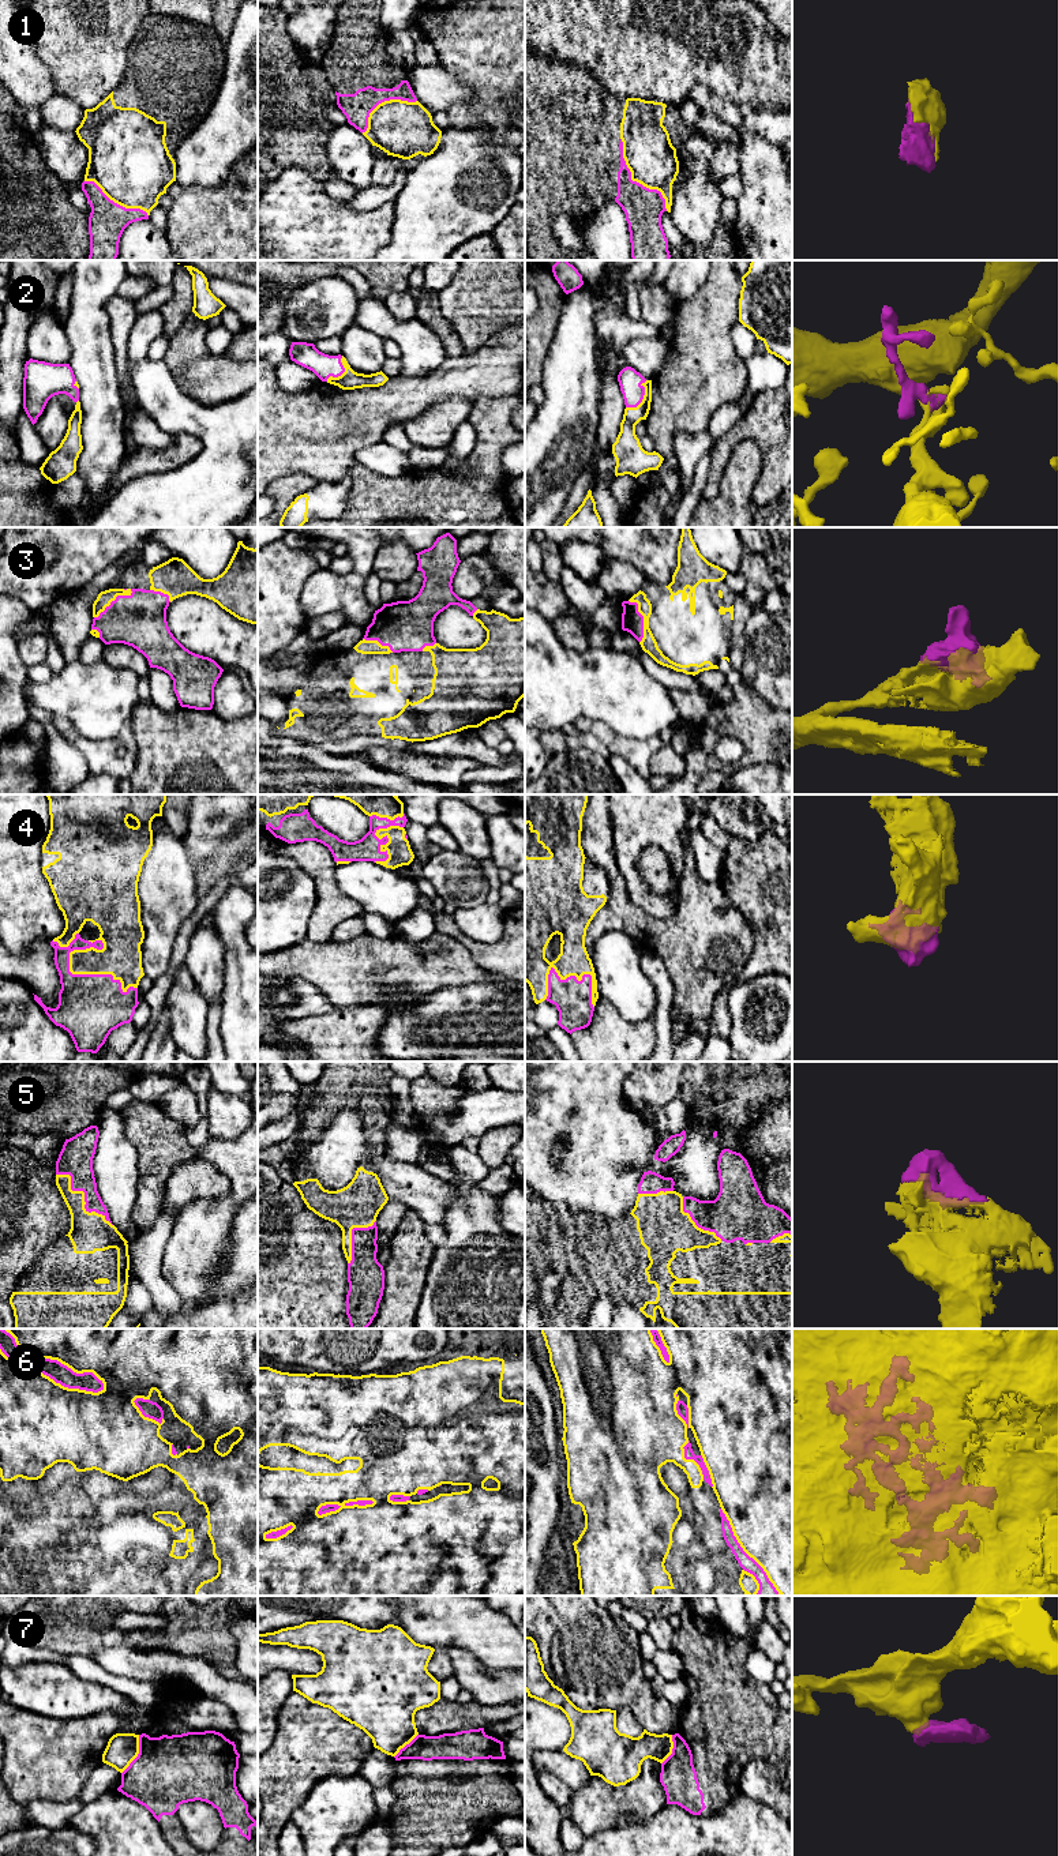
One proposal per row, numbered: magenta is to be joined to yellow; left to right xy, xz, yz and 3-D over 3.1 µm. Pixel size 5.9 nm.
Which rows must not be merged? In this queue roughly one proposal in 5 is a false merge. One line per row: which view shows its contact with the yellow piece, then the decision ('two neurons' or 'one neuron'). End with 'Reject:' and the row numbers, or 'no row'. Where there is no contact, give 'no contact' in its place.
1: contact in yz; one neuron
2: contact in yz; one neuron
3: contact in xy; one neuron
4: contact in xy; one neuron
5: contact in xy; one neuron
6: contact in xy; one neuron
7: contact in xy; two neurons
Reject: 7

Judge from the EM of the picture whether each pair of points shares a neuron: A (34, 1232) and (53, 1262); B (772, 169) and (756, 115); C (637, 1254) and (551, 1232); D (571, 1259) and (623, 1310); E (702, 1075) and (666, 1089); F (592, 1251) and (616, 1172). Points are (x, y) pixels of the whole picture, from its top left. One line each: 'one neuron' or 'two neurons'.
A: two neurons
B: two neurons
C: one neuron
D: two neurons
E: two neurons
F: two neurons

